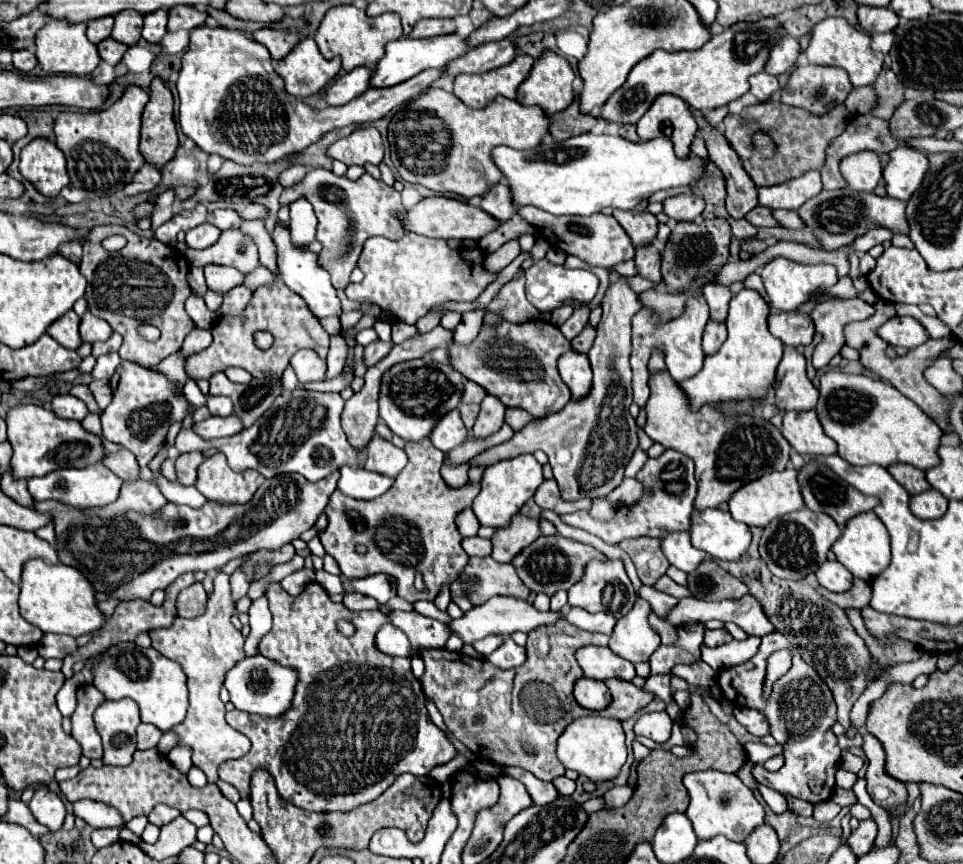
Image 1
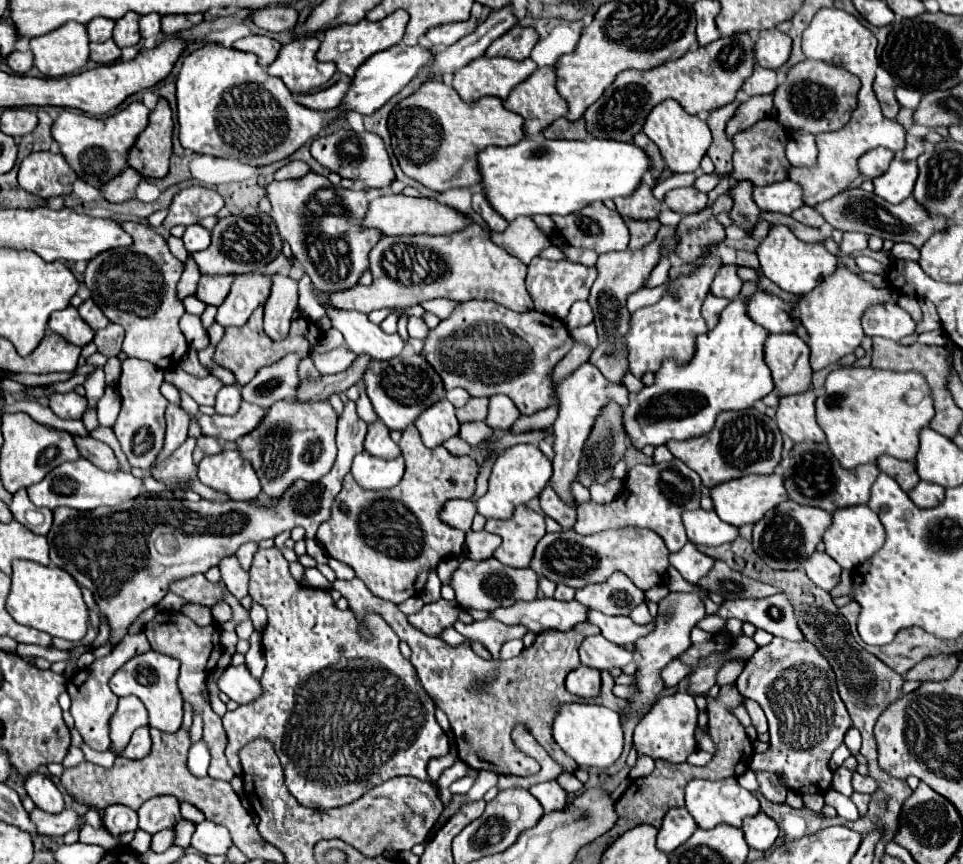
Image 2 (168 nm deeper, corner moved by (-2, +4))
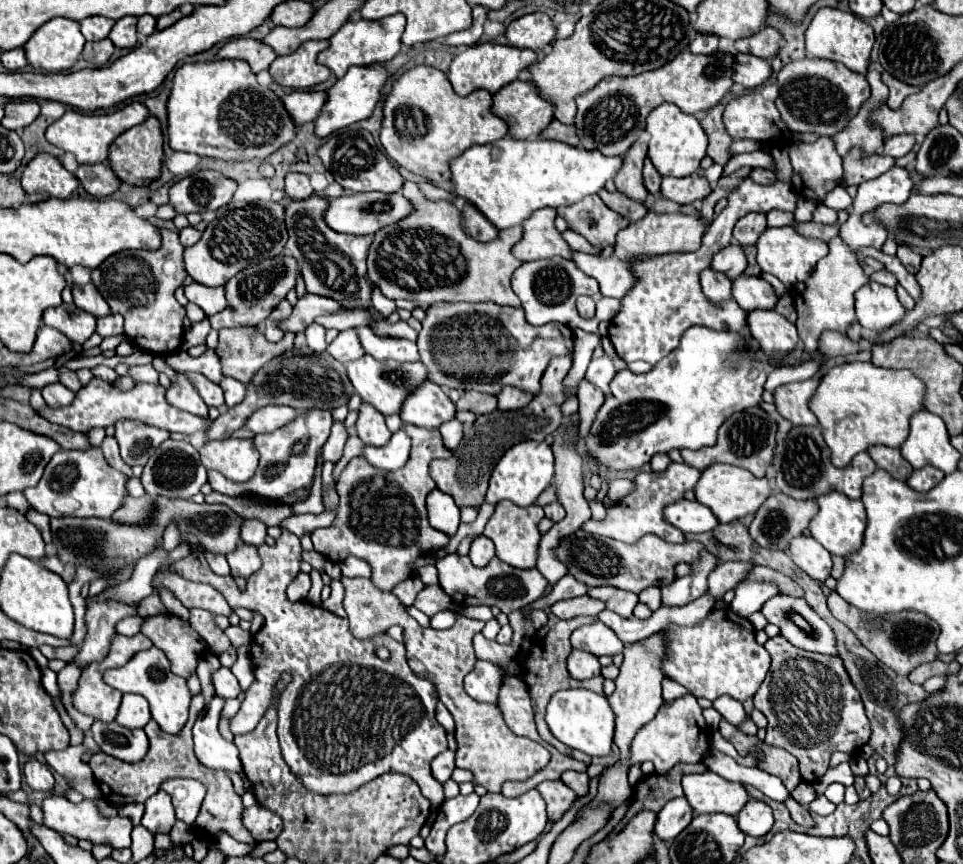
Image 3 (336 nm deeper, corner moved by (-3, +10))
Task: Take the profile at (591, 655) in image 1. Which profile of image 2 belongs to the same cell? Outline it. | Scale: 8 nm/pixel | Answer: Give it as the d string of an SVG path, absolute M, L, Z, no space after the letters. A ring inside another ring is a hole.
M603 636L585 638L579 646L579 656L581 664L597 670L611 670L615 666L623 668L625 664L633 662L633 654L627 648L613 644Z

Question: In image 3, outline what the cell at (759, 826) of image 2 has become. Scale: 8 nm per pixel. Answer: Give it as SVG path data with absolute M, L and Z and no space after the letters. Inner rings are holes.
M750 798L750 802L738 812L736 824L744 834L762 838L762 836L766 836L770 832L772 824L774 824L772 810L770 810L770 806L766 802Z

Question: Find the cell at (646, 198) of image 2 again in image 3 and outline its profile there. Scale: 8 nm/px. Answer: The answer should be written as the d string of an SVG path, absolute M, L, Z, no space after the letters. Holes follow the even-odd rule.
M636 140L634 146L630 146L630 150L626 152L626 156L622 158L622 168L618 170L614 182L616 188L630 196L632 200L646 200L648 192L642 184L642 162L646 158L646 142L644 140Z

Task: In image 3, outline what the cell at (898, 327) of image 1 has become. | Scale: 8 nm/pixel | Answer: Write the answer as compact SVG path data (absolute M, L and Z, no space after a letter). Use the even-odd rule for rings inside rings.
M878 282L864 284L856 294L856 320L872 332L882 332L896 322L902 320L906 314L902 304L898 302L896 290L882 286Z

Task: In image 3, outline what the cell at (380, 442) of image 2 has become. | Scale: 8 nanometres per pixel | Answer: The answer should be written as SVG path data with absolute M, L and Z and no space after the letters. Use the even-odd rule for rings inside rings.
M362 402L358 408L356 434L364 444L370 446L384 446L390 440L390 430L386 428L384 416L366 402Z

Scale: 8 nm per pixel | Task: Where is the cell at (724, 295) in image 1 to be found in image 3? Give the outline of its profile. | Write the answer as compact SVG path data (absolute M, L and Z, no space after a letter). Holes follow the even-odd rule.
M730 244L712 258L712 268L726 274L730 280L738 278L746 270L746 256L738 244Z

